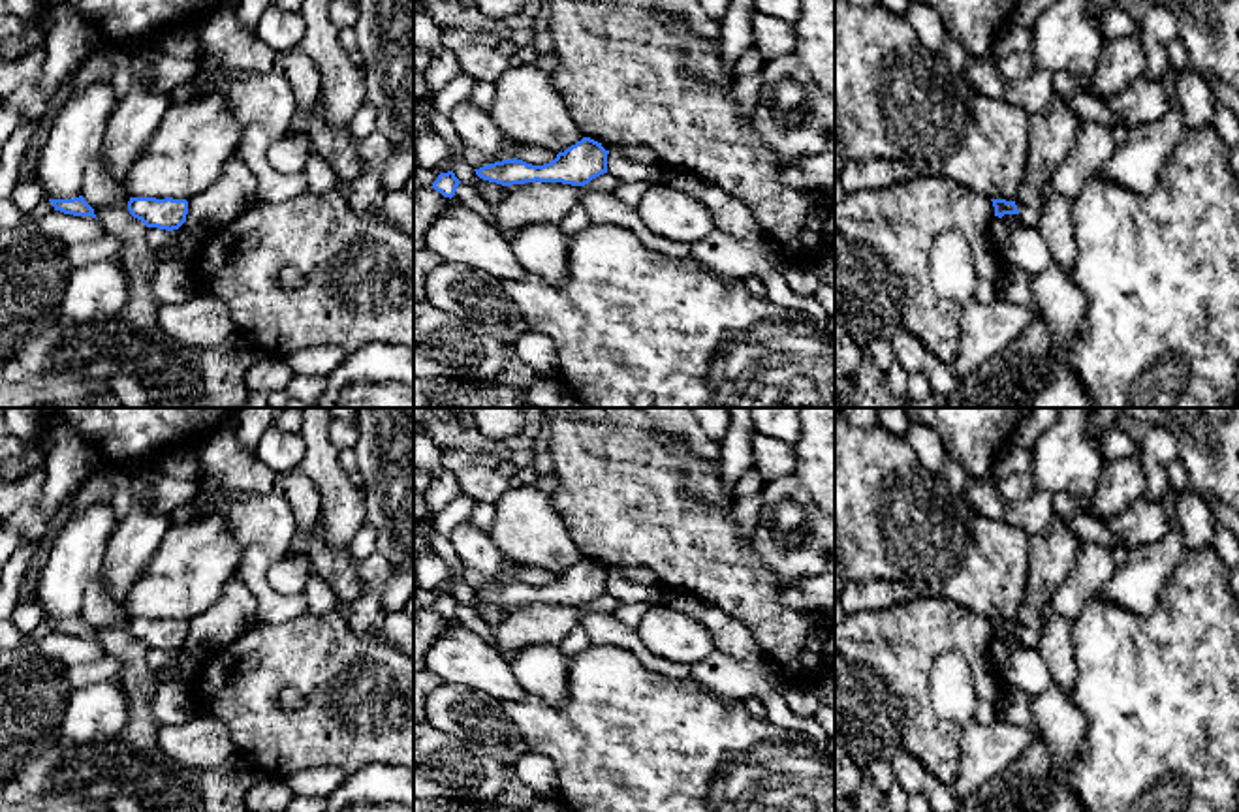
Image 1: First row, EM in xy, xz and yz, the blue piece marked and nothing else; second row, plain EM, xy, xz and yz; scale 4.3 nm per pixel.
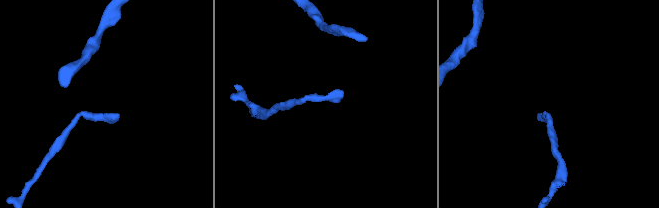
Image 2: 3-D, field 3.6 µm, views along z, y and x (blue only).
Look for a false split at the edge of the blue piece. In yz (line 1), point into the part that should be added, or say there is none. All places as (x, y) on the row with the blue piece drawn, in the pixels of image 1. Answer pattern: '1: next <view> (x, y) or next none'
1: next none

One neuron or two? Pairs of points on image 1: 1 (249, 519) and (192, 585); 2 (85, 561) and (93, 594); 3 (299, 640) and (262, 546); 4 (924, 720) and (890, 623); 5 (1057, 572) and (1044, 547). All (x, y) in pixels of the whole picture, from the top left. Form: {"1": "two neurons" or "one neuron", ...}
{"1": "two neurons", "2": "two neurons", "3": "two neurons", "4": "one neuron", "5": "one neuron"}

